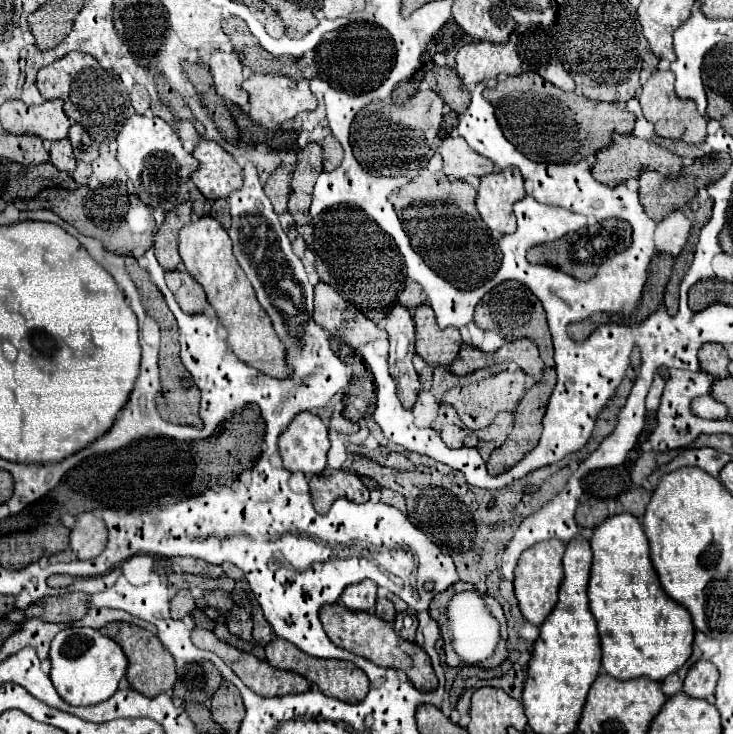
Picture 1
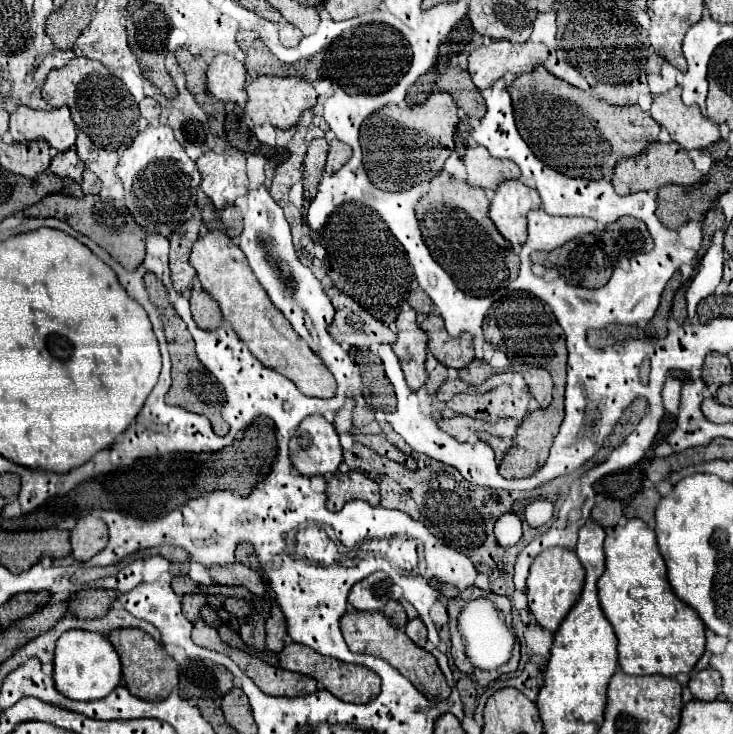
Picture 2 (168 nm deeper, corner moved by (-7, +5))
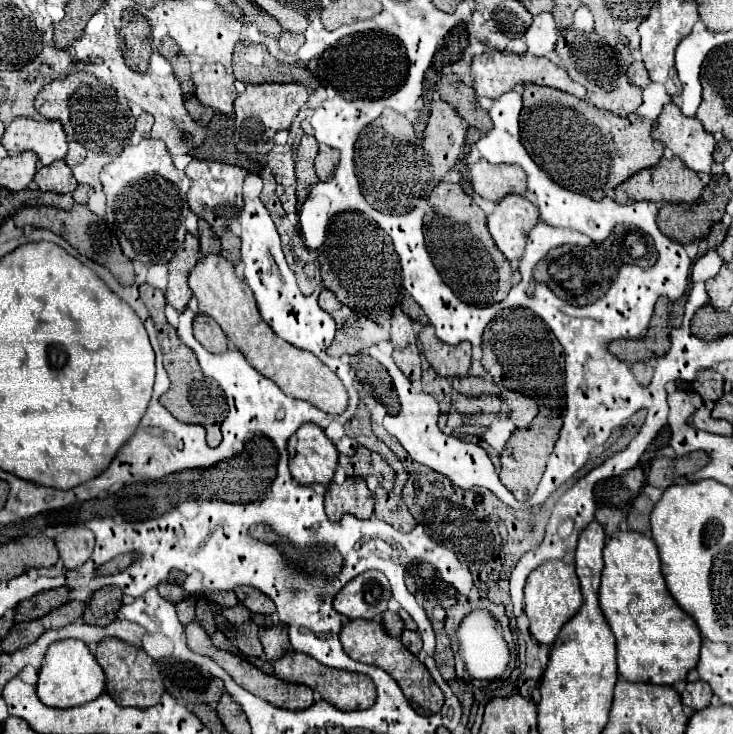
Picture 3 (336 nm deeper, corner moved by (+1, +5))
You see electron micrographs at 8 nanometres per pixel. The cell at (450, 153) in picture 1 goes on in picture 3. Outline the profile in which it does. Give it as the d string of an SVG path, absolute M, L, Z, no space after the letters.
M484 158L474 162L470 168L470 182L474 192L482 198L498 202L506 194L526 192L526 174L514 164L490 164Z

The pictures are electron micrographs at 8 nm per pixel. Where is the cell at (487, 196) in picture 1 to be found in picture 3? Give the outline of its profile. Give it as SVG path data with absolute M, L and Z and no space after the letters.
M508 194L496 202L494 212L488 216L488 230L500 252L510 262L522 258L526 236L536 224L538 216L536 206L520 194Z

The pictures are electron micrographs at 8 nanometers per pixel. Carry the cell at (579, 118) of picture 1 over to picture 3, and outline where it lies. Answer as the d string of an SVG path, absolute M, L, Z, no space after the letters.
M524 84L522 86L522 114L520 114L520 140L530 154L530 158L560 186L582 192L586 196L606 196L612 188L616 188L620 182L624 182L628 176L656 166L662 156L662 146L658 140L654 140L652 128L654 122L640 118L638 114L628 114L626 118L616 116L608 110L600 110L594 104L580 100L568 92L540 86L540 84Z

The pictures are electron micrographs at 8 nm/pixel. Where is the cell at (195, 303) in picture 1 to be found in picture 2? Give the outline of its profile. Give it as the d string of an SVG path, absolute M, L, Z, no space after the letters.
M192 290L190 292L190 304L192 304L192 316L200 328L212 330L212 328L220 328L220 324L224 322L220 306L204 290L200 290L200 292Z

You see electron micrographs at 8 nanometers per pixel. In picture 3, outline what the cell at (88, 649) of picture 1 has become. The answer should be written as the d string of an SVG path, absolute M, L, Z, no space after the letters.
M66 638L48 646L46 656L42 660L42 668L40 668L40 678L36 684L38 696L44 704L54 706L54 708L80 706L84 702L98 698L104 692L104 688L106 688L104 670L82 640Z

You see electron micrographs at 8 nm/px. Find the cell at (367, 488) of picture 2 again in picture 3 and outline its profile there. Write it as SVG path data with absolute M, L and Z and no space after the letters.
M350 476L342 486L328 484L326 490L326 516L336 522L342 514L354 514L356 518L370 518L374 512L372 492L366 488L364 478Z

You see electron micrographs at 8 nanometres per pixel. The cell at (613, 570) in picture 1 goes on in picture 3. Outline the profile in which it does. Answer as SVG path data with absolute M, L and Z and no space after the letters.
M624 530L606 542L598 594L602 614L616 638L620 678L670 686L686 680L688 670L698 664L702 636L692 616L670 596L660 574L658 548L652 538L642 532Z

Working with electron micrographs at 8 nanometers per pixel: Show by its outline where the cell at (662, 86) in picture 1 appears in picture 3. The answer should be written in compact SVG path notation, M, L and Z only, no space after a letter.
M668 102L662 108L652 136L680 156L690 170L710 174L716 140L704 130L700 120L684 116L674 102Z

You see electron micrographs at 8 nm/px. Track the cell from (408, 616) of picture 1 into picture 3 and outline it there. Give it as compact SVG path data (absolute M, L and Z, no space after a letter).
M404 630L402 636L400 636L400 640L402 640L402 644L404 644L414 656L420 654L420 650L422 650L422 638L420 638L418 632L414 632L414 630Z

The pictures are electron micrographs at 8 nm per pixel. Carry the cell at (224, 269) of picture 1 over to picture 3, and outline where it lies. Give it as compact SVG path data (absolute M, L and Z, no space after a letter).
M206 254L188 274L188 284L198 300L200 312L214 318L224 334L234 342L234 346L246 356L250 366L260 374L274 380L286 396L306 400L328 414L340 414L346 410L348 394L340 378L308 350L300 350L286 340L282 340L262 318L256 298L248 288L246 280L240 280L234 272L234 264L222 254Z

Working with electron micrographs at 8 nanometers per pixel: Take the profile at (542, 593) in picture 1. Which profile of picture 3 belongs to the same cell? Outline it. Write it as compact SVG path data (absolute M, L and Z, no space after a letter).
M548 560L540 564L526 580L524 586L524 612L530 620L530 634L540 644L552 644L560 628L576 614L582 604L580 582L574 572L574 564L566 564L562 560Z

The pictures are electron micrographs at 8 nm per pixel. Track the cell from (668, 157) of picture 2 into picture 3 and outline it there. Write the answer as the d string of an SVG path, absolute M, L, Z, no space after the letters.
M674 156L674 158L660 158L660 162L652 168L646 168L642 172L636 172L634 176L630 176L628 180L624 180L622 184L618 184L618 188L614 188L614 200L618 204L630 204L630 202L638 202L638 200L654 200L654 202L694 202L700 192L702 192L704 184L700 182L700 178L696 176L694 170L686 168L684 162Z

